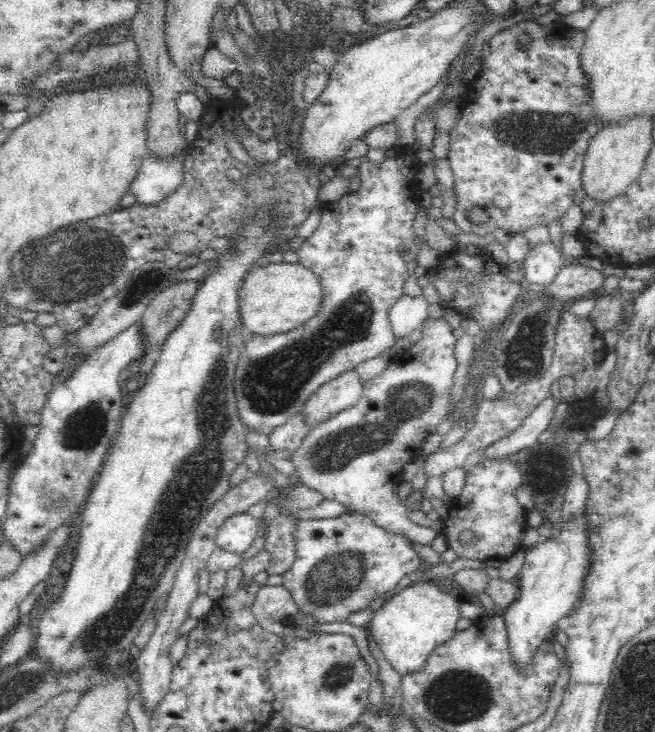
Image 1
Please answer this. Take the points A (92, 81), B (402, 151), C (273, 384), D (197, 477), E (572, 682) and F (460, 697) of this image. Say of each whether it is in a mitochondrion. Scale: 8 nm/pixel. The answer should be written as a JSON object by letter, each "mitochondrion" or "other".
{"A":"other","B":"other","C":"mitochondrion","D":"mitochondrion","E":"other","F":"mitochondrion"}

